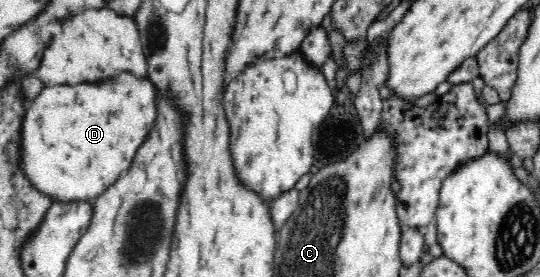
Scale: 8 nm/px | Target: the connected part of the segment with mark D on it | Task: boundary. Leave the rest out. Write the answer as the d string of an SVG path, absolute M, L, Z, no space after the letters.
M124 73L110 81L80 83L74 87L46 87L26 107L20 140L20 165L30 183L53 202L92 202L132 165L136 149L146 141L156 117L156 87Z

